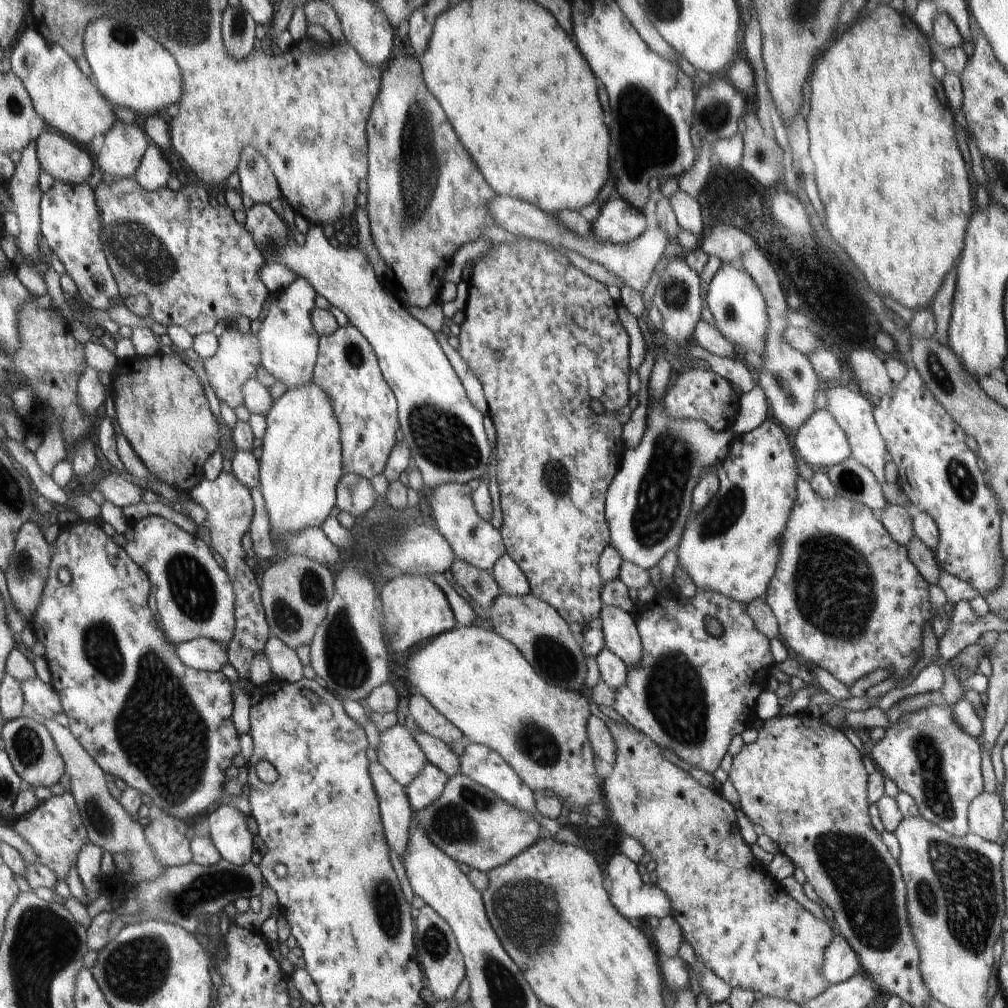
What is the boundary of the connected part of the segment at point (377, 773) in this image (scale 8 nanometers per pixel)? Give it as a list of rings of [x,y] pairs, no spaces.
[[[369,762],[368,772],[372,788],[376,791],[387,843],[403,863],[408,848],[408,828],[412,822],[411,804],[403,786],[388,774],[380,762]]]

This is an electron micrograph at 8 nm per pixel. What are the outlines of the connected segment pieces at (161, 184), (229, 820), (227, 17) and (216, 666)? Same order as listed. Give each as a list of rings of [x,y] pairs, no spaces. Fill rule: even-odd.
[[[149,144],[134,176],[136,182],[144,190],[154,192],[155,190],[166,188],[171,175],[170,166],[162,156],[160,148],[154,146],[154,144]]]
[[[231,802],[218,806],[206,816],[212,842],[222,859],[236,866],[251,862],[253,835],[248,830],[246,815]]]
[[[227,7],[223,14],[223,45],[234,60],[246,60],[253,51],[256,21],[242,8]]]
[[[197,638],[192,642],[172,643],[176,656],[190,668],[209,673],[221,672],[229,663],[226,648],[208,638]]]

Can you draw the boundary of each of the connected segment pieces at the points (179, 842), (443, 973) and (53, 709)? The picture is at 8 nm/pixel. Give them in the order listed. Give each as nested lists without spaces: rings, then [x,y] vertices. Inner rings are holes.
[[[162,814],[159,819],[154,819],[145,826],[145,835],[162,866],[173,867],[192,862],[190,840],[172,817]]]
[[[425,905],[420,908],[418,917],[414,920],[417,960],[428,978],[430,992],[434,994],[434,1000],[451,1000],[465,978],[465,964],[455,934],[450,925],[431,906]]]
[[[38,677],[30,678],[20,682],[20,688],[30,708],[34,713],[55,720],[56,716],[62,712],[62,702],[60,696],[51,683],[44,683]]]

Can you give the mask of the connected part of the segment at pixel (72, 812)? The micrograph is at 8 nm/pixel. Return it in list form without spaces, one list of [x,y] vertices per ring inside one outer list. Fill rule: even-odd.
[[[64,793],[61,796],[52,795],[47,801],[41,801],[24,817],[12,817],[9,824],[26,844],[31,846],[38,857],[38,863],[54,872],[58,882],[66,882],[66,876],[70,876],[70,870],[77,868],[80,850],[86,844],[90,844],[87,828],[84,828],[72,793]]]

